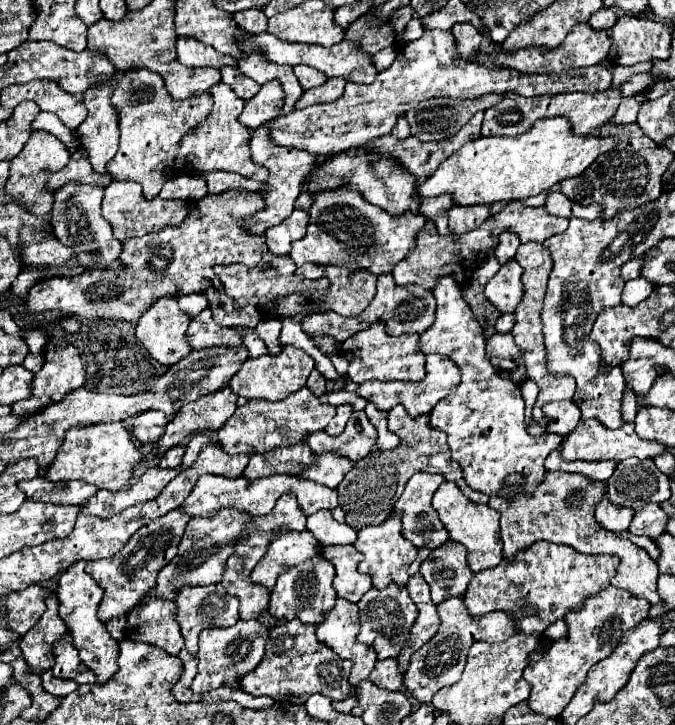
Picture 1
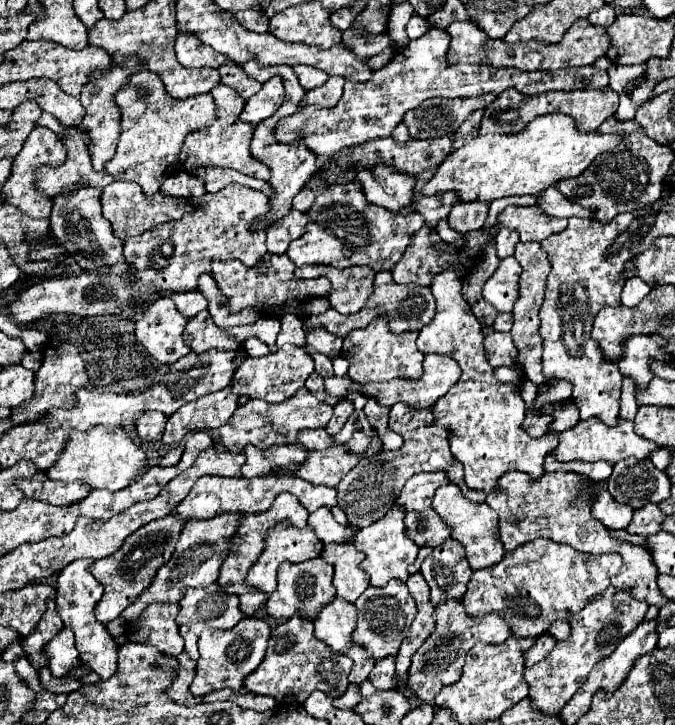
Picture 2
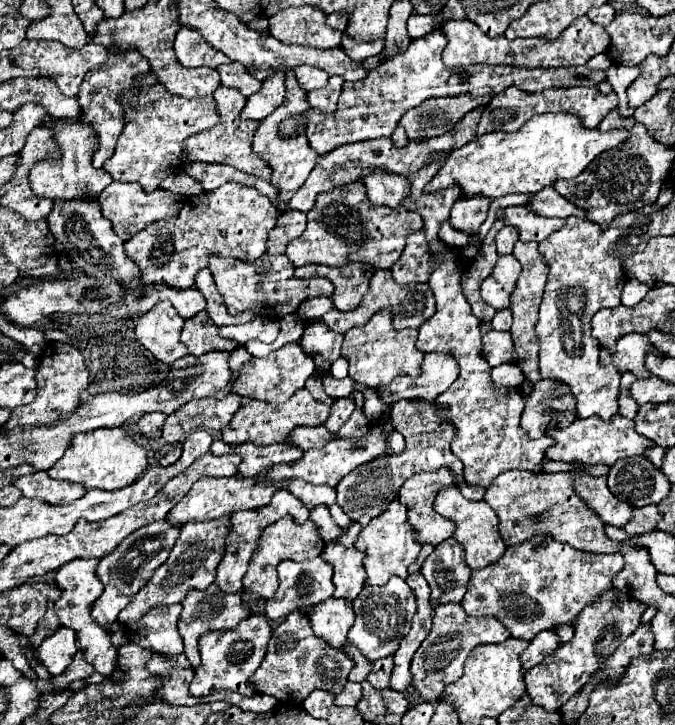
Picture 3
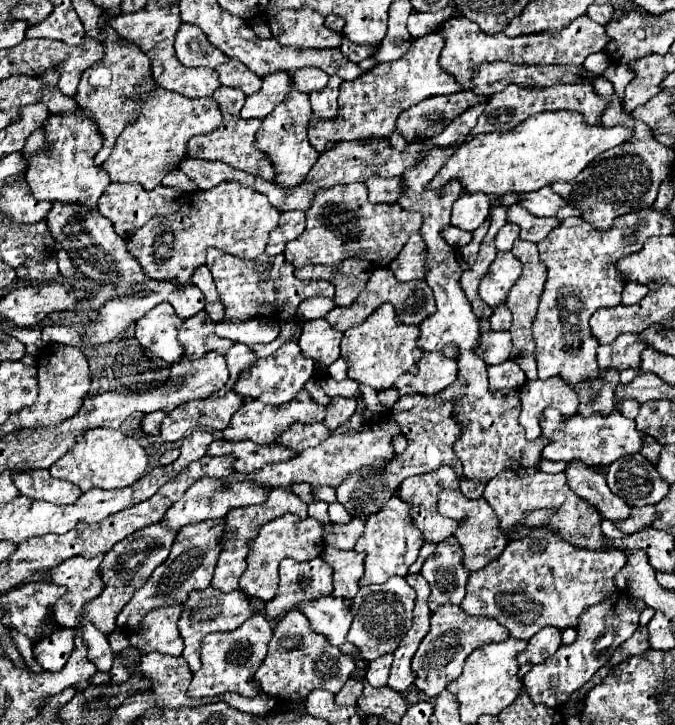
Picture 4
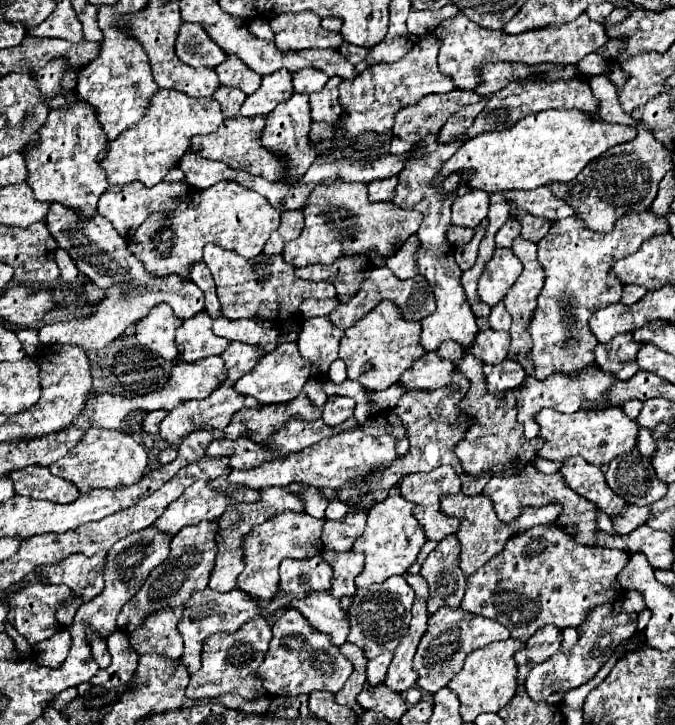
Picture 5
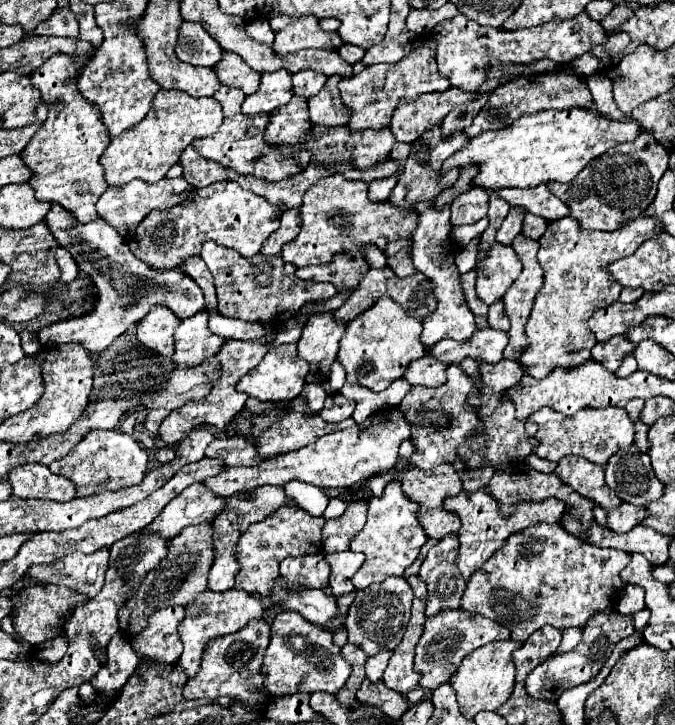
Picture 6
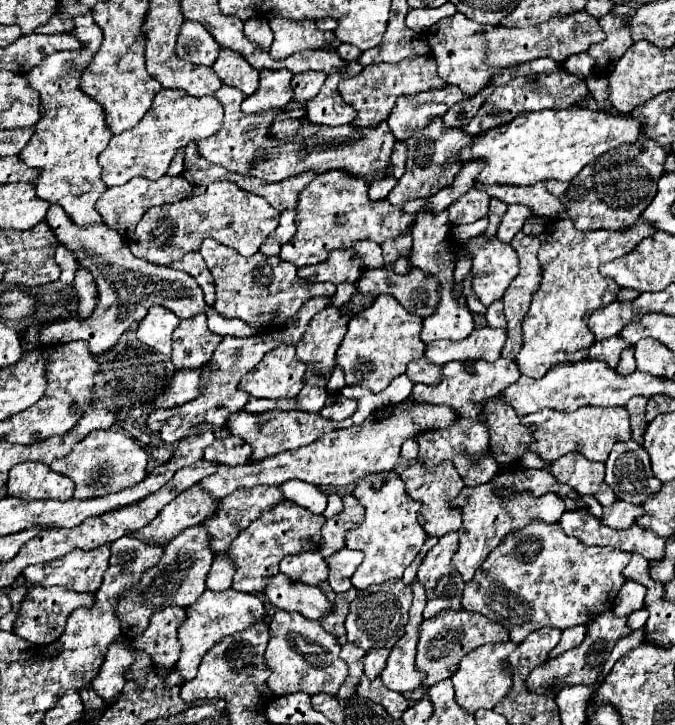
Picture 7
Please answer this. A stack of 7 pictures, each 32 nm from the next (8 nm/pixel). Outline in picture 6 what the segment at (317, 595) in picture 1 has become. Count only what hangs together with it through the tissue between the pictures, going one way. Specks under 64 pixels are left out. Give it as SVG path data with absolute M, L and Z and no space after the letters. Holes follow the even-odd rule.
M322 554L284 558L280 562L280 576L288 590L326 588L330 578L330 566Z

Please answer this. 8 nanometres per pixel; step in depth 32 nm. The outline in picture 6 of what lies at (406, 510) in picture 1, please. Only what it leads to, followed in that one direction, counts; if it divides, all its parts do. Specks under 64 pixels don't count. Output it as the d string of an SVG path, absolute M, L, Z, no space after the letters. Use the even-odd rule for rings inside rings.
M440 464L428 472L420 472L420 470L408 470L408 472L402 472L400 474L400 482L402 482L402 492L418 502L418 522L420 526L424 528L426 536L428 538L434 538L434 540L442 540L444 536L448 534L454 534L458 528L460 528L460 518L452 512L444 512L444 498L448 496L456 496L462 492L462 482L460 482L460 476L456 474L456 470L450 466L450 464Z

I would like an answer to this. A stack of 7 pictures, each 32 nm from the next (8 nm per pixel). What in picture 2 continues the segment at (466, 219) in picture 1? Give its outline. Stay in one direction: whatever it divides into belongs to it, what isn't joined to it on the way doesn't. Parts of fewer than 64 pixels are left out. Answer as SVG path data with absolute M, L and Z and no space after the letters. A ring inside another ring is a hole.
M454 204L448 214L448 224L458 234L466 234L484 226L488 204Z

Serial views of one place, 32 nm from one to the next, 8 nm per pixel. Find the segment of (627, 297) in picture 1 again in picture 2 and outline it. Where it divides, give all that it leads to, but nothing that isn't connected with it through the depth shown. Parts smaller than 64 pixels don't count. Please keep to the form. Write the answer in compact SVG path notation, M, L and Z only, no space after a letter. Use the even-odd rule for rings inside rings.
M632 278L632 280L626 280L626 286L622 290L622 304L624 306L636 306L644 296L650 294L650 286L640 280L640 278Z

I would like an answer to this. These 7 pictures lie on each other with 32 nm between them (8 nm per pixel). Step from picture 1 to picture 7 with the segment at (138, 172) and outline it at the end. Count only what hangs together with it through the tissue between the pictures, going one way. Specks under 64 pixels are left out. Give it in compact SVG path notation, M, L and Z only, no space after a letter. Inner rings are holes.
M162 90L160 94L156 94L152 108L148 110L148 116L144 116L130 132L114 136L108 148L100 154L98 162L104 168L102 180L106 182L106 186L120 186L136 176L148 180L162 178L170 162L174 160L176 152L192 140L202 140L216 134L220 130L222 118L224 118L222 104L214 96L194 98L180 90Z

